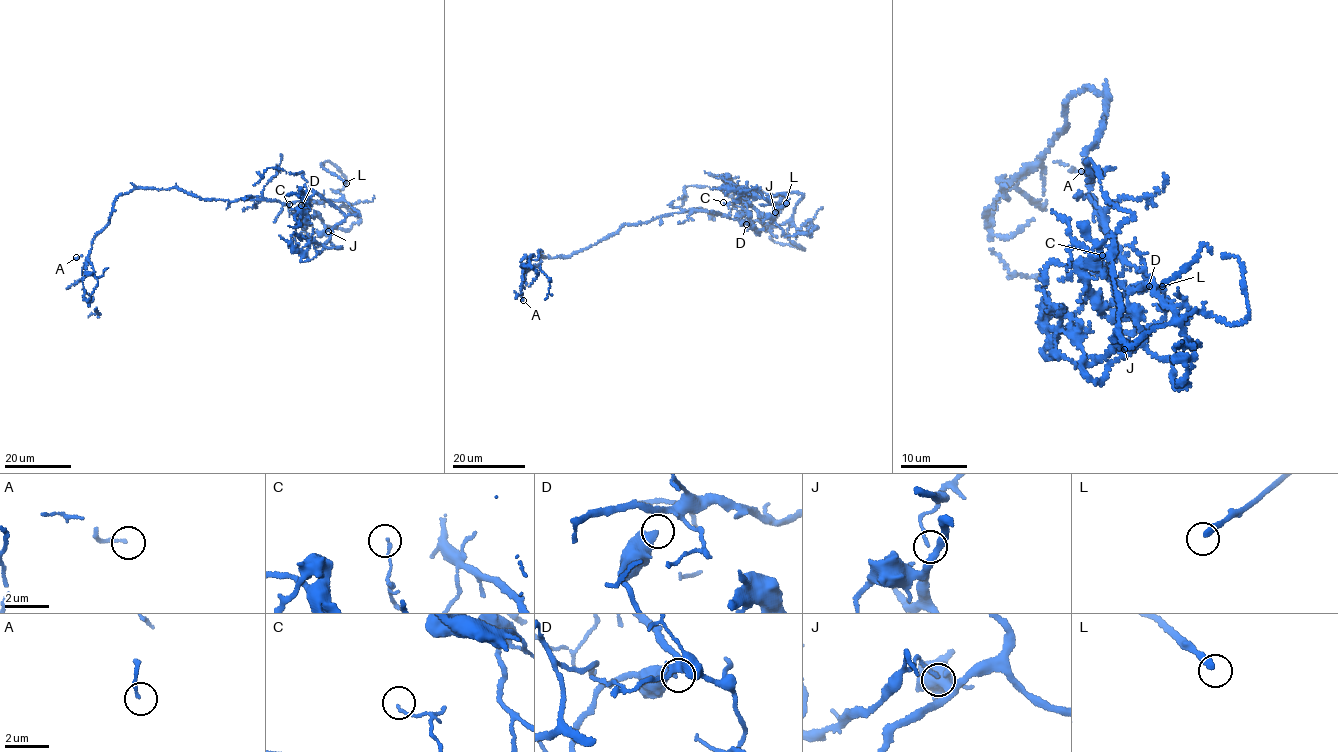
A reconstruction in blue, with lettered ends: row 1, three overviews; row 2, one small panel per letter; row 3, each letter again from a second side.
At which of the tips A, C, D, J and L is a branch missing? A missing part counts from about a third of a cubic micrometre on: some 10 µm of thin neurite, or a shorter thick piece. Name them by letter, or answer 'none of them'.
none of them

